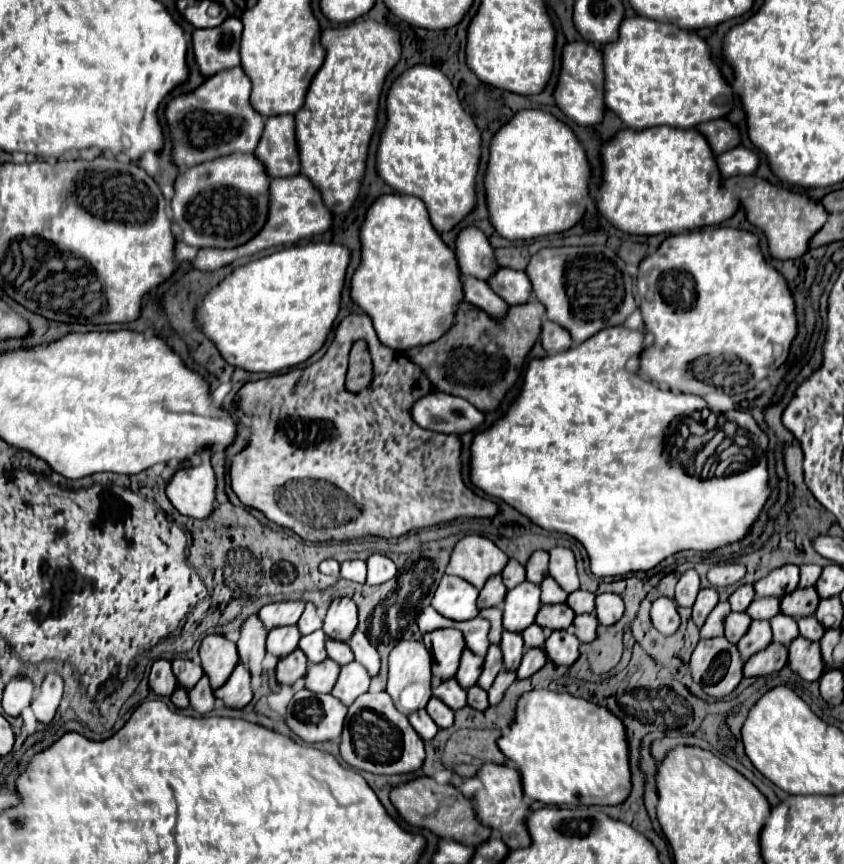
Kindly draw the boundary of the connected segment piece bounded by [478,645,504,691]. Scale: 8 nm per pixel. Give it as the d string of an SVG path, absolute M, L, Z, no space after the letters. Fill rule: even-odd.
M490 645L486 657L484 657L484 667L482 667L482 675L478 679L478 687L482 689L490 689L494 677L498 675L498 671L504 669L504 663L502 663L502 653L500 653L500 647L498 645Z

